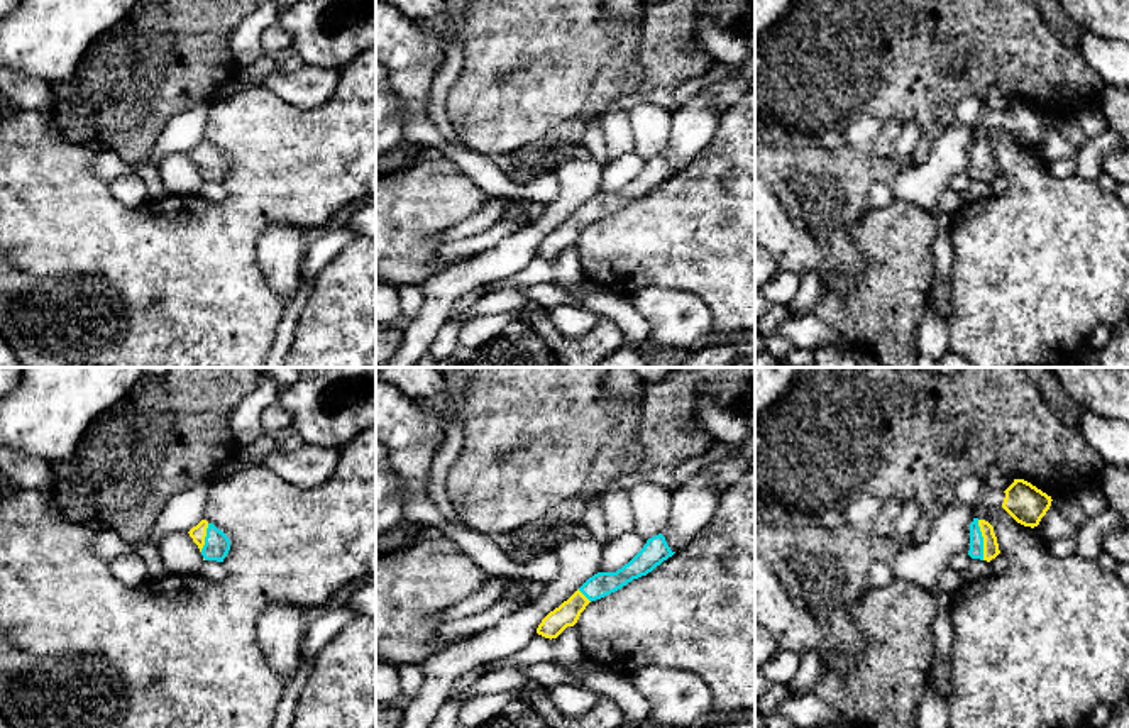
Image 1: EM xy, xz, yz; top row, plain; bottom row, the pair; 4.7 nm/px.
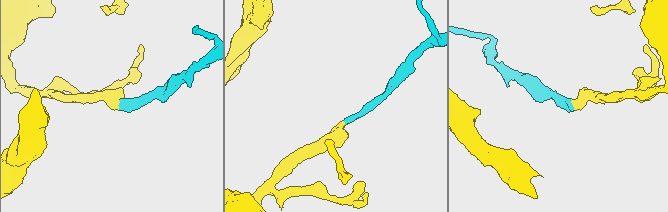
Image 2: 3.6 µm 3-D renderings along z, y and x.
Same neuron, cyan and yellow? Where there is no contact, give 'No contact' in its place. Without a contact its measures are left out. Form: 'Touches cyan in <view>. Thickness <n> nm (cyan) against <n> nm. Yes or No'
Touches cyan in yz. Thickness 70 nm (cyan) against 80 nm. Yes

